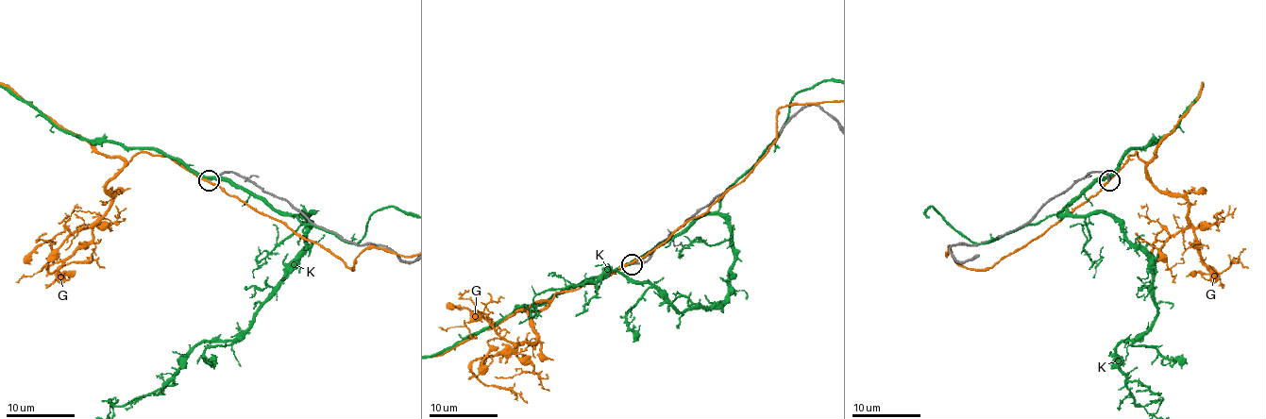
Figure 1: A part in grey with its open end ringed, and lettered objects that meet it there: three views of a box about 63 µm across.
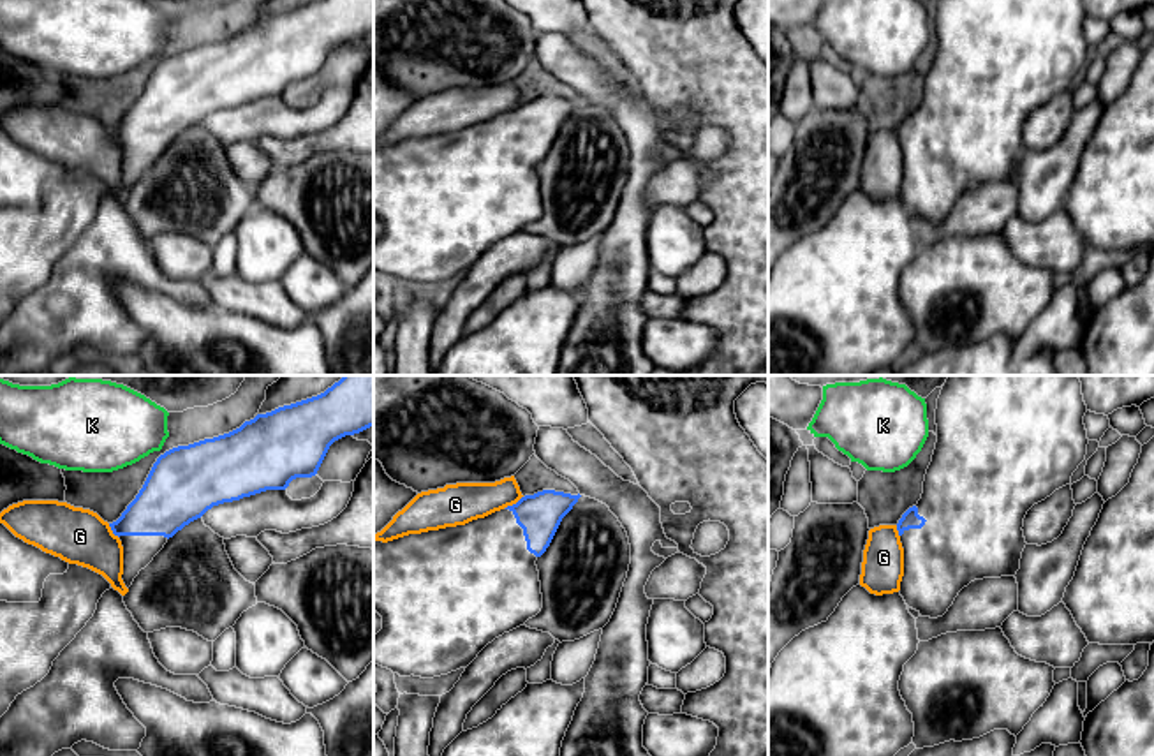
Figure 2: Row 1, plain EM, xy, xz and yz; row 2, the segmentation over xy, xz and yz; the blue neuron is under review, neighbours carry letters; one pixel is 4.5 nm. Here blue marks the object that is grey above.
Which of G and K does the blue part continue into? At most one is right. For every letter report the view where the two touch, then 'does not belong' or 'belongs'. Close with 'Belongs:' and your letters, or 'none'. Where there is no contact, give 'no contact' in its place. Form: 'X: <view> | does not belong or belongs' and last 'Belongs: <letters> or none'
G: xz | does not belong
K: no contact | does not belong
Belongs: none

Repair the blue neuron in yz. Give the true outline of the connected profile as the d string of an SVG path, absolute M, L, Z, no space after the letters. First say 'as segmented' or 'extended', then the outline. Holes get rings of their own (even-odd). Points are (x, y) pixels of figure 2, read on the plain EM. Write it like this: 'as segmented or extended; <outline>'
extended; M939 0L936 14L937 48L932 67L923 86L923 99L916 111L909 113L897 129L900 148L904 153L904 182L900 187L900 201L906 210L921 222L943 222L953 210L958 197L974 185L1015 182L1020 174L1022 157L1025 153L1024 123L1027 116L1050 102L1055 95L1071 90L1071 81L1087 60L1087 35L1084 21L1087 11L1084 0Z

